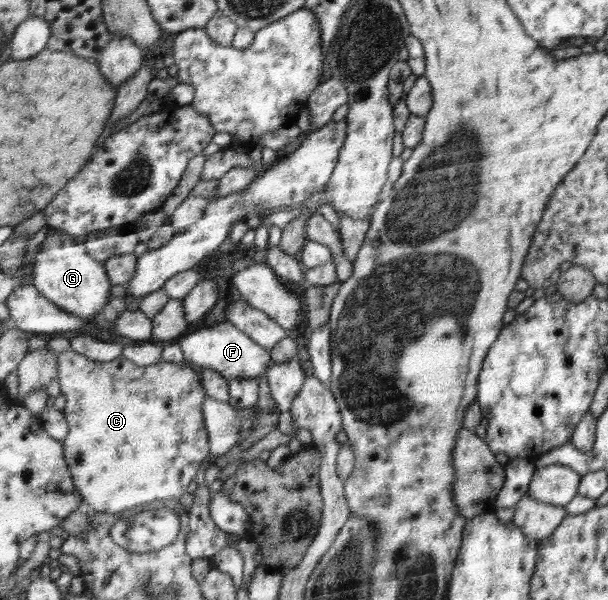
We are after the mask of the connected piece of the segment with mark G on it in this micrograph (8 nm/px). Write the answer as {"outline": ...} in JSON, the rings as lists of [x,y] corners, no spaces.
{"outline":[[[63,231],[48,235],[40,243],[40,250],[31,262],[34,266],[33,275],[26,284],[36,287],[38,292],[69,313],[93,322],[112,298],[110,295],[112,282],[104,264],[93,260],[85,243],[76,242],[74,238],[74,235],[68,235]]]}

